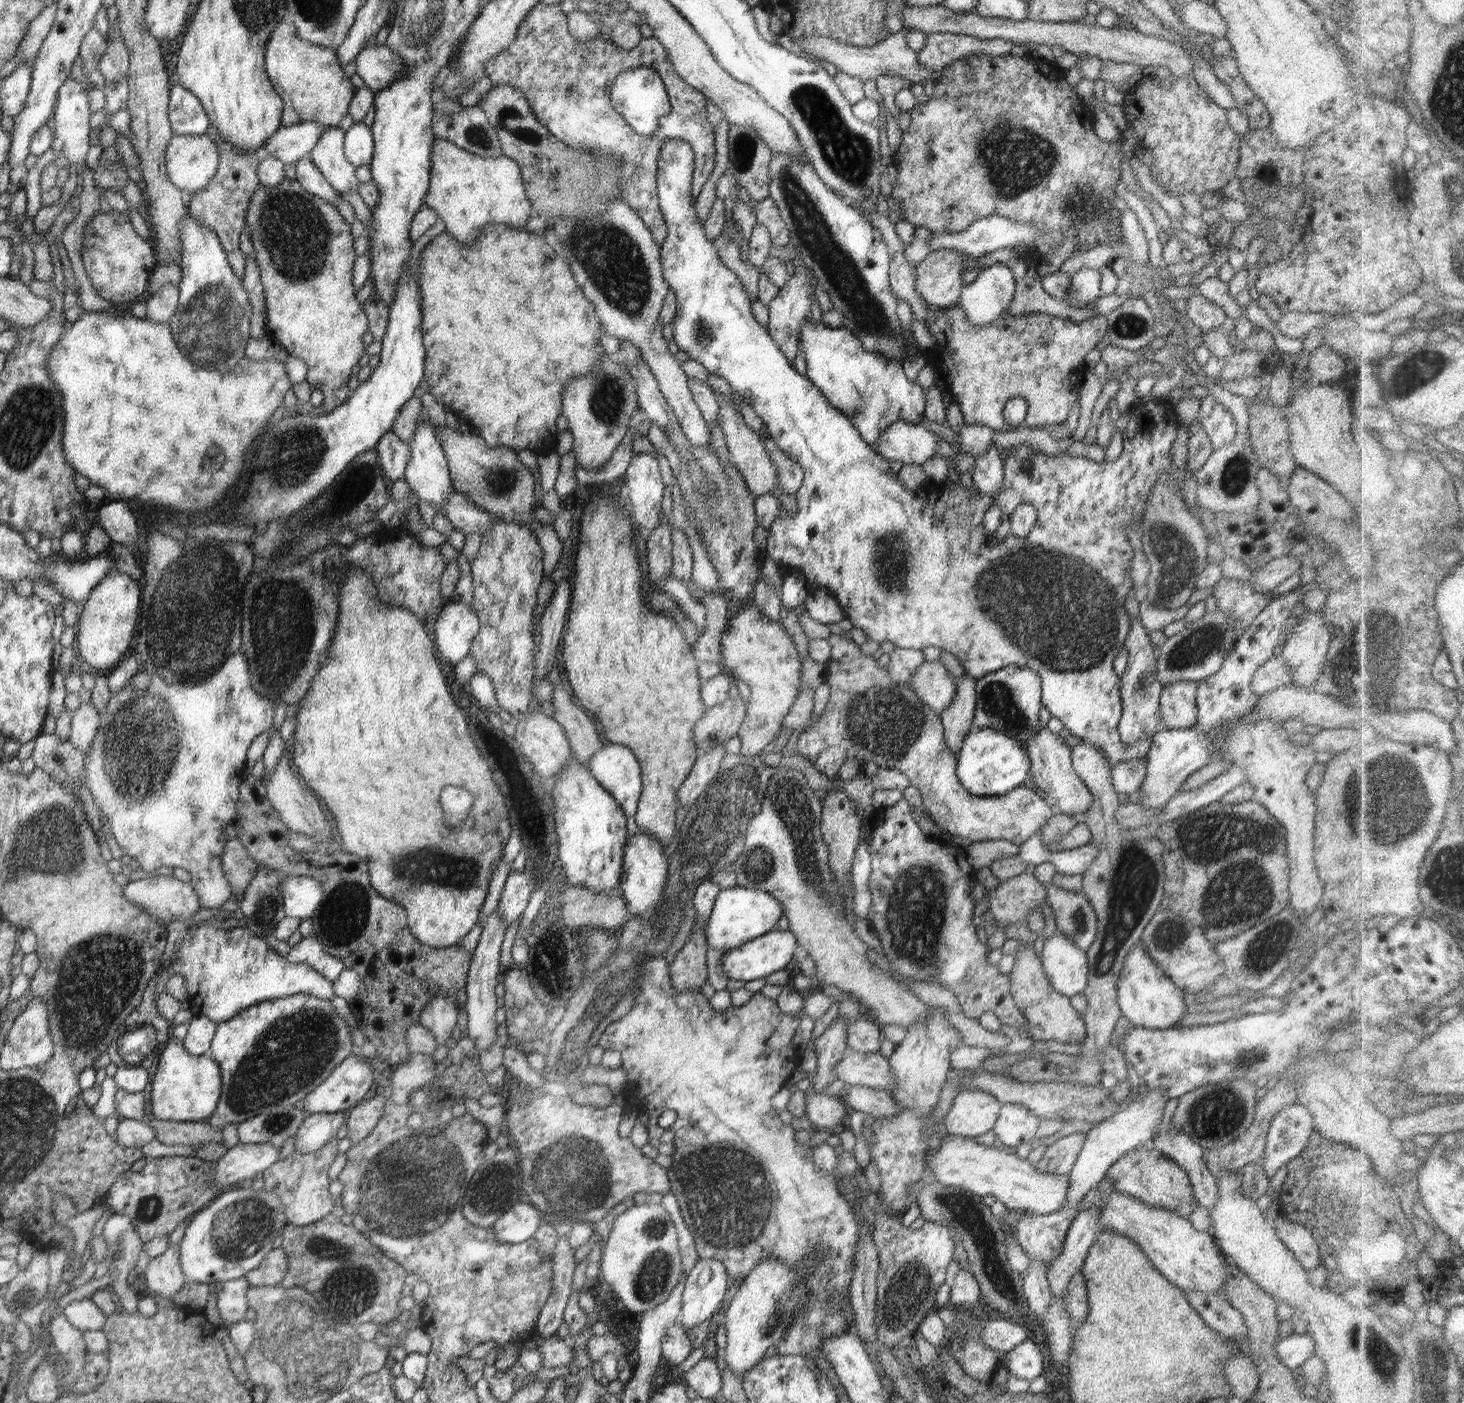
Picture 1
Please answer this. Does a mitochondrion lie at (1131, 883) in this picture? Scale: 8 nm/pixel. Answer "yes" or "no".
yes

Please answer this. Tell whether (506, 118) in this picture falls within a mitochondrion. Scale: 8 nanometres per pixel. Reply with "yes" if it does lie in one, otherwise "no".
yes

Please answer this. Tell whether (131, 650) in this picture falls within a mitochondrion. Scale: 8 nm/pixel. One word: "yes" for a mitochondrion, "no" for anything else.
no

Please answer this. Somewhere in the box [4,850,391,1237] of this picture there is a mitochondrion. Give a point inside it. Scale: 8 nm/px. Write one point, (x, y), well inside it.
(297, 1046)

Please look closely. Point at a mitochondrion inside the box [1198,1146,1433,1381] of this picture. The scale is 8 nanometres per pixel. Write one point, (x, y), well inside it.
(1375, 1350)

